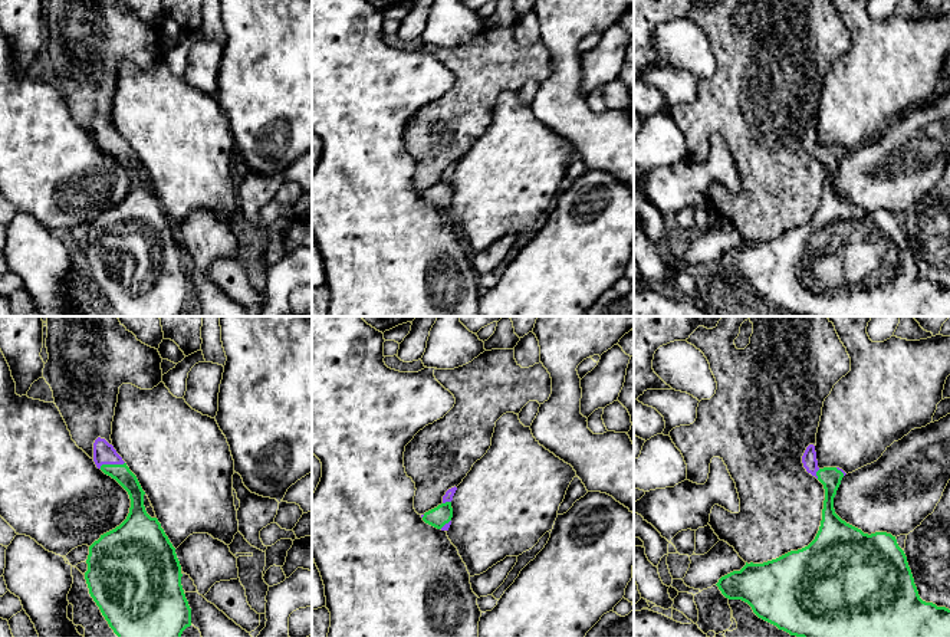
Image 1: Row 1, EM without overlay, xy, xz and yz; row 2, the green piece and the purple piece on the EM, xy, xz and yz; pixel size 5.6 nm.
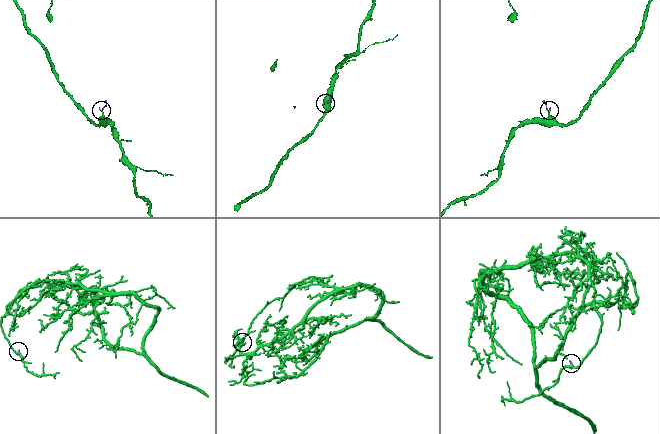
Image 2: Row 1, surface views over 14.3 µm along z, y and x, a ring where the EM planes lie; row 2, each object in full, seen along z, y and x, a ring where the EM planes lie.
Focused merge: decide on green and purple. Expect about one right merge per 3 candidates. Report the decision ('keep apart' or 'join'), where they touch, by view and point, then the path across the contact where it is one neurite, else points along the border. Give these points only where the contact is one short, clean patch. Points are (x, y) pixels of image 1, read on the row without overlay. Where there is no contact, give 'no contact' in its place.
join; contact xy (111, 143); way xy (121, 151), (111, 143), (104, 131)

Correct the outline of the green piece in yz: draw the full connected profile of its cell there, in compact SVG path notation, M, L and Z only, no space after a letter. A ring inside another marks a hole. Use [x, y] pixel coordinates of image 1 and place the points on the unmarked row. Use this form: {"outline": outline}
{"outline": "M813 122L806 125L802 141L825 167L815 217L776 237L746 240L740 249L719 257L721 272L747 280L759 296L802 316L950 316L950 288L920 276L895 214L864 211L835 191L834 175L847 151L839 145L819 147Z"}

